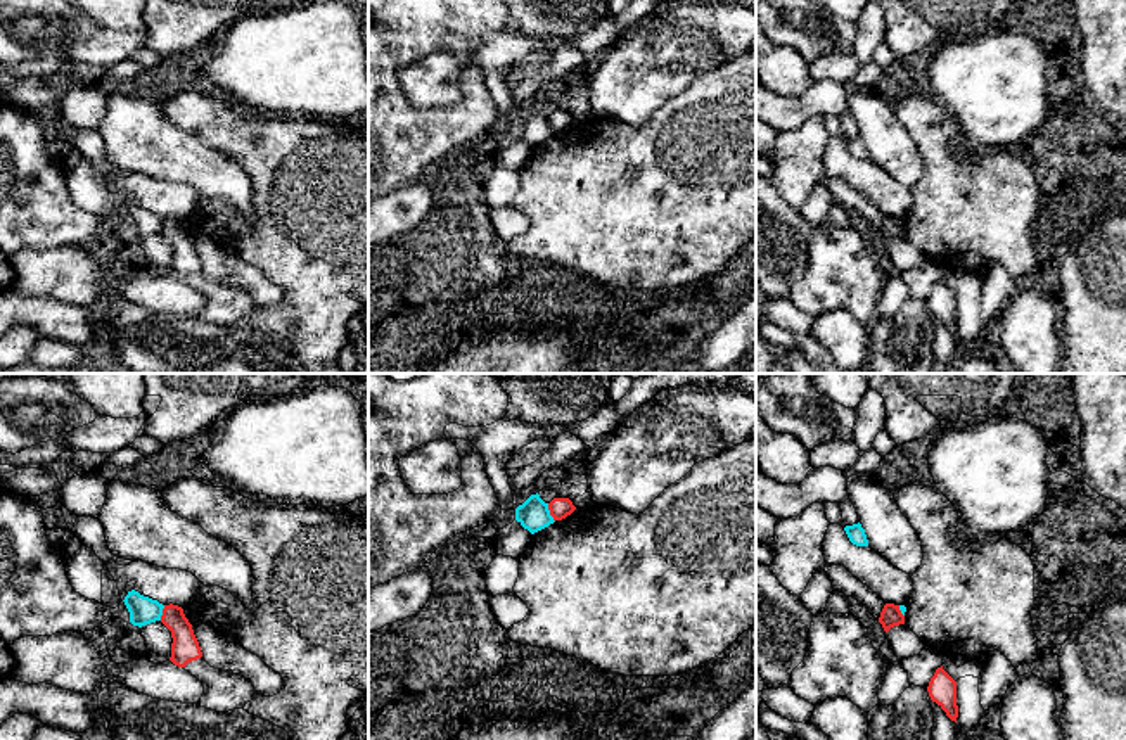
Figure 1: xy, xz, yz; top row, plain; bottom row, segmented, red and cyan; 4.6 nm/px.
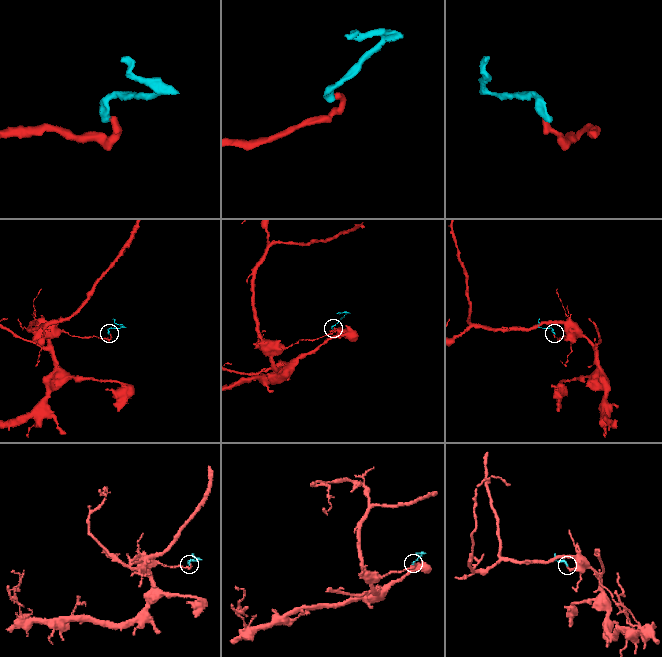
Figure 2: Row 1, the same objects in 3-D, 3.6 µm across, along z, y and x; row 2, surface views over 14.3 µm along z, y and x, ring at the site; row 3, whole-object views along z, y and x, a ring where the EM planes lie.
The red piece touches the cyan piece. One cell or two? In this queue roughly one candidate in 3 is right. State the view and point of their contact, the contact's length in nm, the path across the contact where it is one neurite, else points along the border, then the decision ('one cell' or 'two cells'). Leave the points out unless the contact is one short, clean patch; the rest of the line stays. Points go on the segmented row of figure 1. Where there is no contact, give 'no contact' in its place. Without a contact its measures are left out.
xz (550, 512) | 90 nm | along xz (547, 503), (554, 521) | two cells

